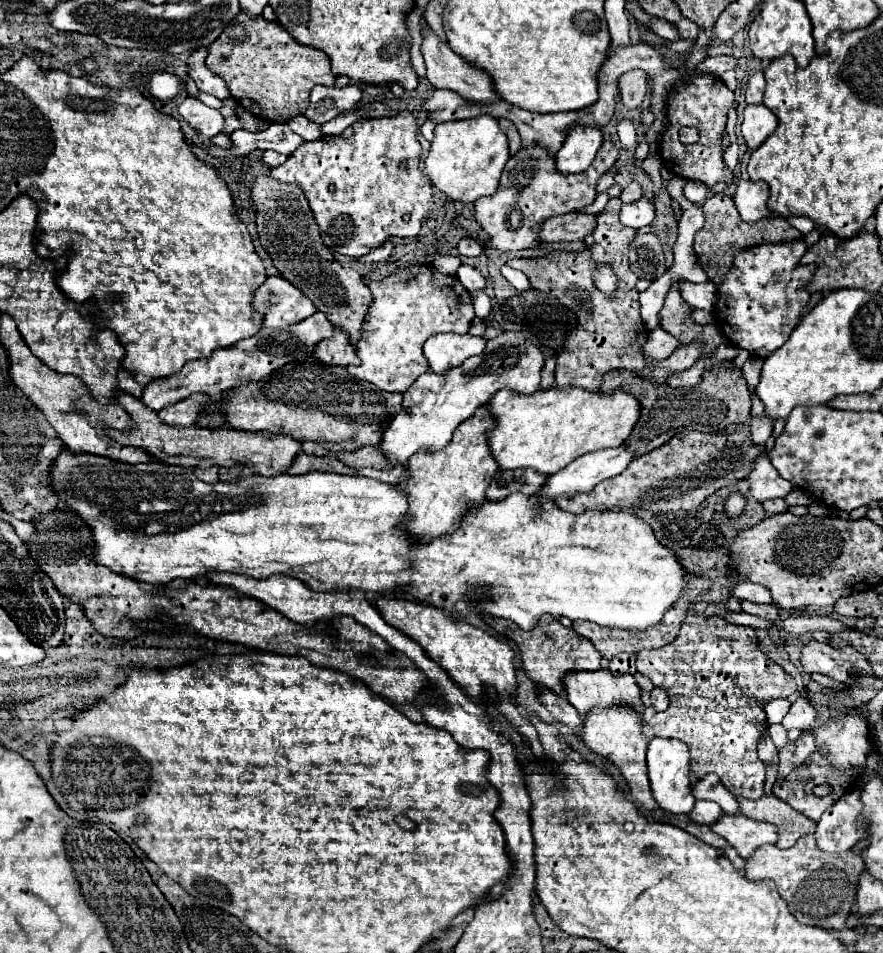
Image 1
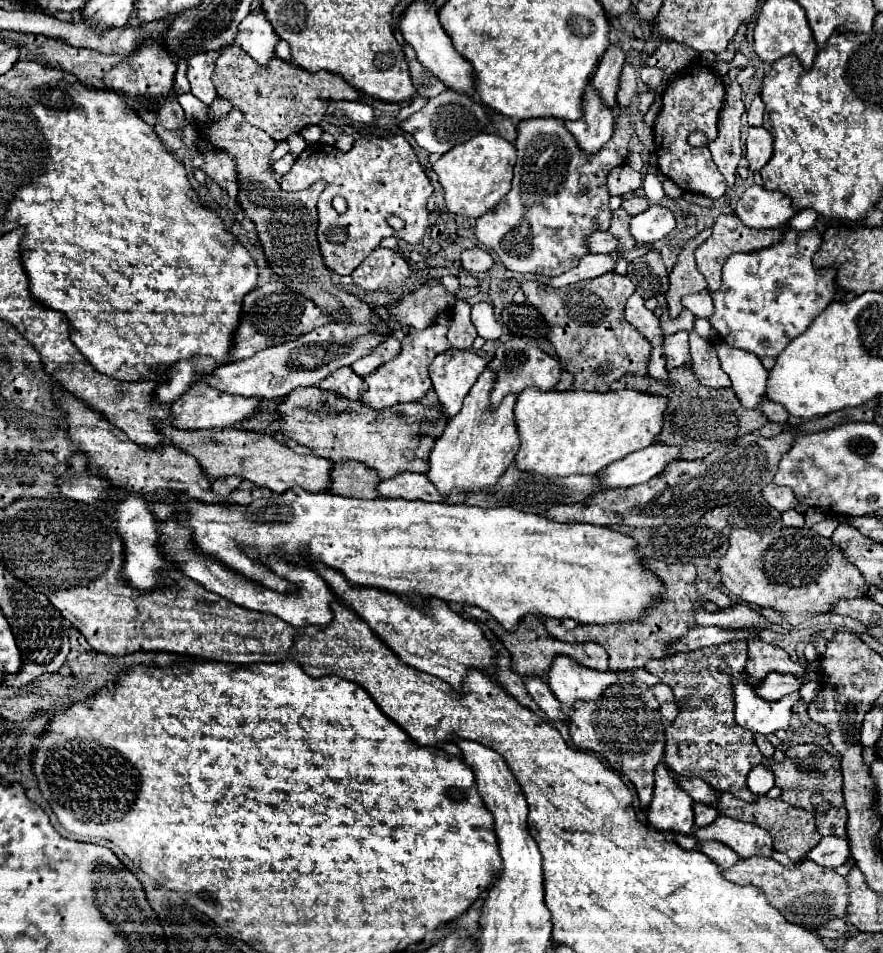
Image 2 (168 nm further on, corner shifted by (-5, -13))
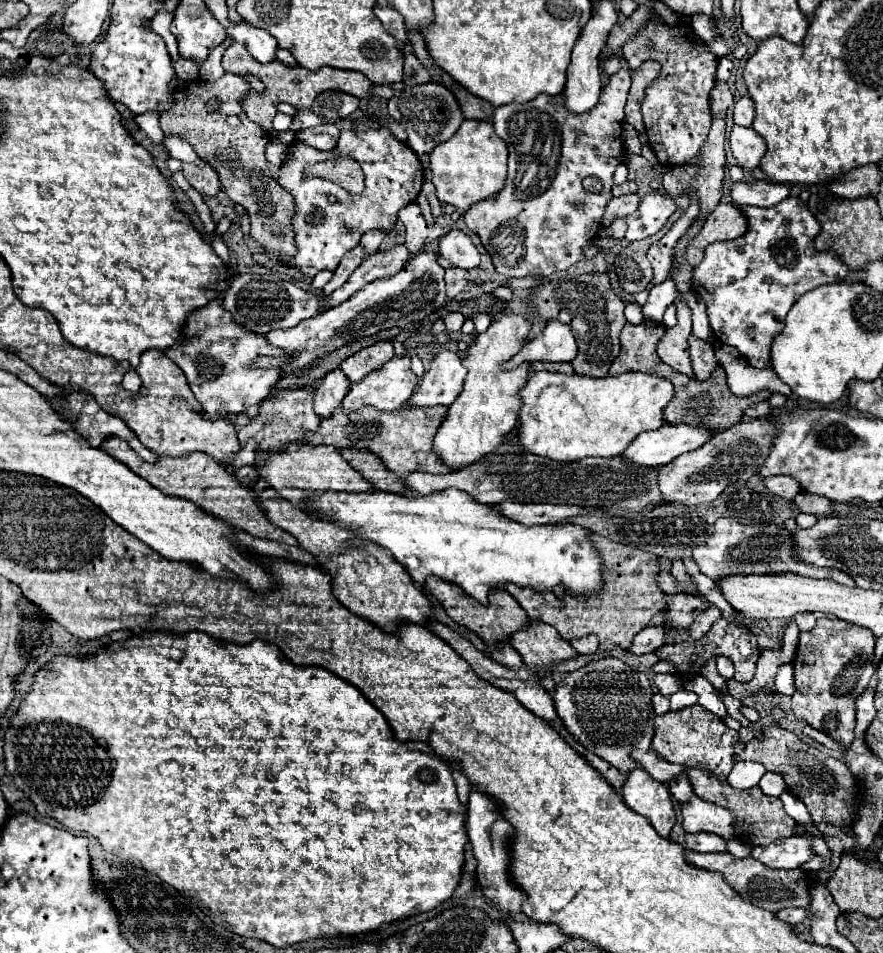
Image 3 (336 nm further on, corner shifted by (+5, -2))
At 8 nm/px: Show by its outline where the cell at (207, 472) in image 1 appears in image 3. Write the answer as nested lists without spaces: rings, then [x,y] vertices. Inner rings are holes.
[[[304,386],[304,388],[292,388],[292,390],[282,390],[278,396],[268,398],[260,404],[260,416],[250,420],[246,426],[238,430],[238,440],[240,440],[240,450],[234,454],[230,468],[242,468],[248,464],[254,464],[254,452],[264,450],[280,450],[286,442],[304,442],[304,432],[306,430],[316,430],[320,418],[316,416],[312,408],[312,398],[314,398],[314,388]]]

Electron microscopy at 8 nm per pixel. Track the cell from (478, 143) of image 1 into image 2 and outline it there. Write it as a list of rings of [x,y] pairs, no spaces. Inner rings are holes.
[[[480,133],[466,143],[452,147],[432,165],[432,169],[438,173],[440,185],[444,187],[448,211],[462,217],[478,219],[488,209],[498,205],[498,201],[510,191],[514,163],[516,147],[510,141],[502,139],[500,135]]]

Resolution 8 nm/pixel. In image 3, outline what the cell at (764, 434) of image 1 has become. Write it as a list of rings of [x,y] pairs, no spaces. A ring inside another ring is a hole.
[[[760,402],[760,404],[756,404],[754,408],[746,410],[744,414],[746,414],[748,418],[768,418],[768,414],[772,414],[772,408],[770,408],[768,402]]]

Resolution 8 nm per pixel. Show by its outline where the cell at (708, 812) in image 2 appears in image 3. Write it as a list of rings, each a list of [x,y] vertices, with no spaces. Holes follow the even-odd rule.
[[[682,774],[682,776],[676,778],[676,780],[672,780],[668,786],[670,786],[672,796],[674,796],[680,804],[686,804],[686,802],[694,796],[694,790],[692,790],[692,786],[690,786],[686,774]]]

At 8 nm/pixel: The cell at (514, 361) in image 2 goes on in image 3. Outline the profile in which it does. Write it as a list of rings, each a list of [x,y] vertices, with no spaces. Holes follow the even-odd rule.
[[[552,320],[546,324],[544,332],[534,340],[528,340],[518,354],[502,364],[502,370],[512,370],[520,364],[534,362],[570,362],[578,352],[576,340],[568,324]]]

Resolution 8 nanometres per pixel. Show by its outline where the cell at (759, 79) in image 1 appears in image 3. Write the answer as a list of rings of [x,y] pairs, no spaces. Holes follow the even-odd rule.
[[[742,96],[734,106],[734,124],[752,126],[754,122],[754,102],[750,96]]]

